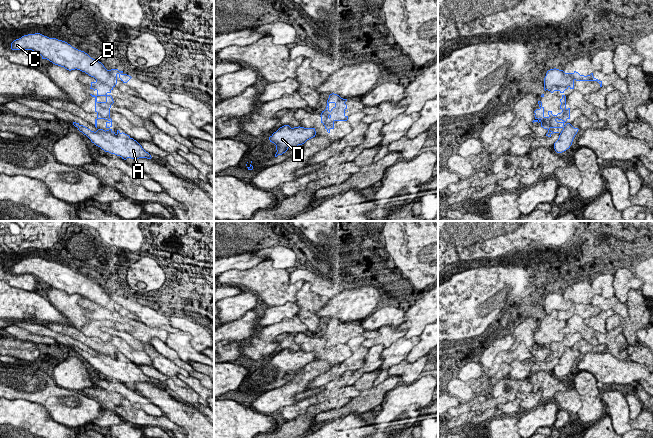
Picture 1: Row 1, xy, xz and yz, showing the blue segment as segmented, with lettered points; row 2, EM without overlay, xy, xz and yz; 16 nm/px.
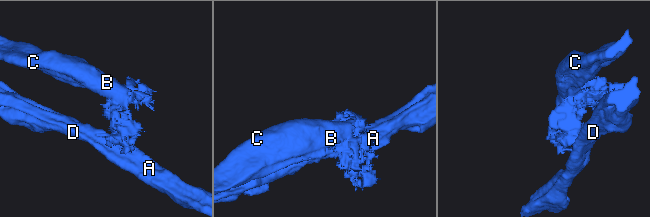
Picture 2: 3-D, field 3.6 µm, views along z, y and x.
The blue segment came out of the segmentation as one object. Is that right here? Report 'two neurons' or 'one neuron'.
two neurons

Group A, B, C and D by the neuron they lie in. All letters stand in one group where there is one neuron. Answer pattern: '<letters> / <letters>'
A D / B C

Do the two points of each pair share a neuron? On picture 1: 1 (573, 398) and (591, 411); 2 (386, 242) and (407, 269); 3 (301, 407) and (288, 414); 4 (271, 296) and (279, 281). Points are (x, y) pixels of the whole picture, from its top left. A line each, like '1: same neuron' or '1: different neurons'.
1: different neurons
2: same neuron
3: same neuron
4: same neuron

